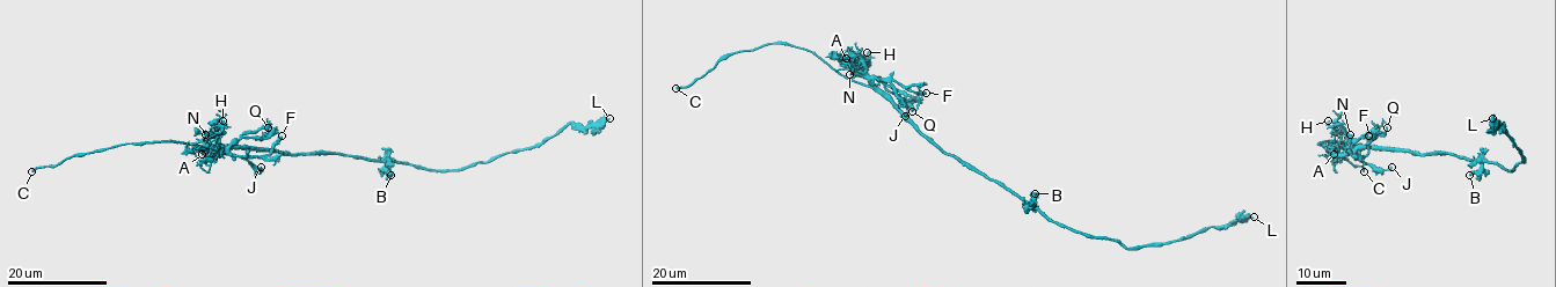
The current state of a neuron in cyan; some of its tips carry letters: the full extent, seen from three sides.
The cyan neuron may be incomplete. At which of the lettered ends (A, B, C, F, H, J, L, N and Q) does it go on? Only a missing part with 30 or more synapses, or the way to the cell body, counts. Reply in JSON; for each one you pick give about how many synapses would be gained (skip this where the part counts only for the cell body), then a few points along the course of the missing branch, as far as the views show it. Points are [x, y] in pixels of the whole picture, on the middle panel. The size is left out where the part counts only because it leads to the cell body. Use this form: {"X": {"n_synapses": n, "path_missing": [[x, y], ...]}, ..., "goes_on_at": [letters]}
{"goes_on_at": ["C"]}

